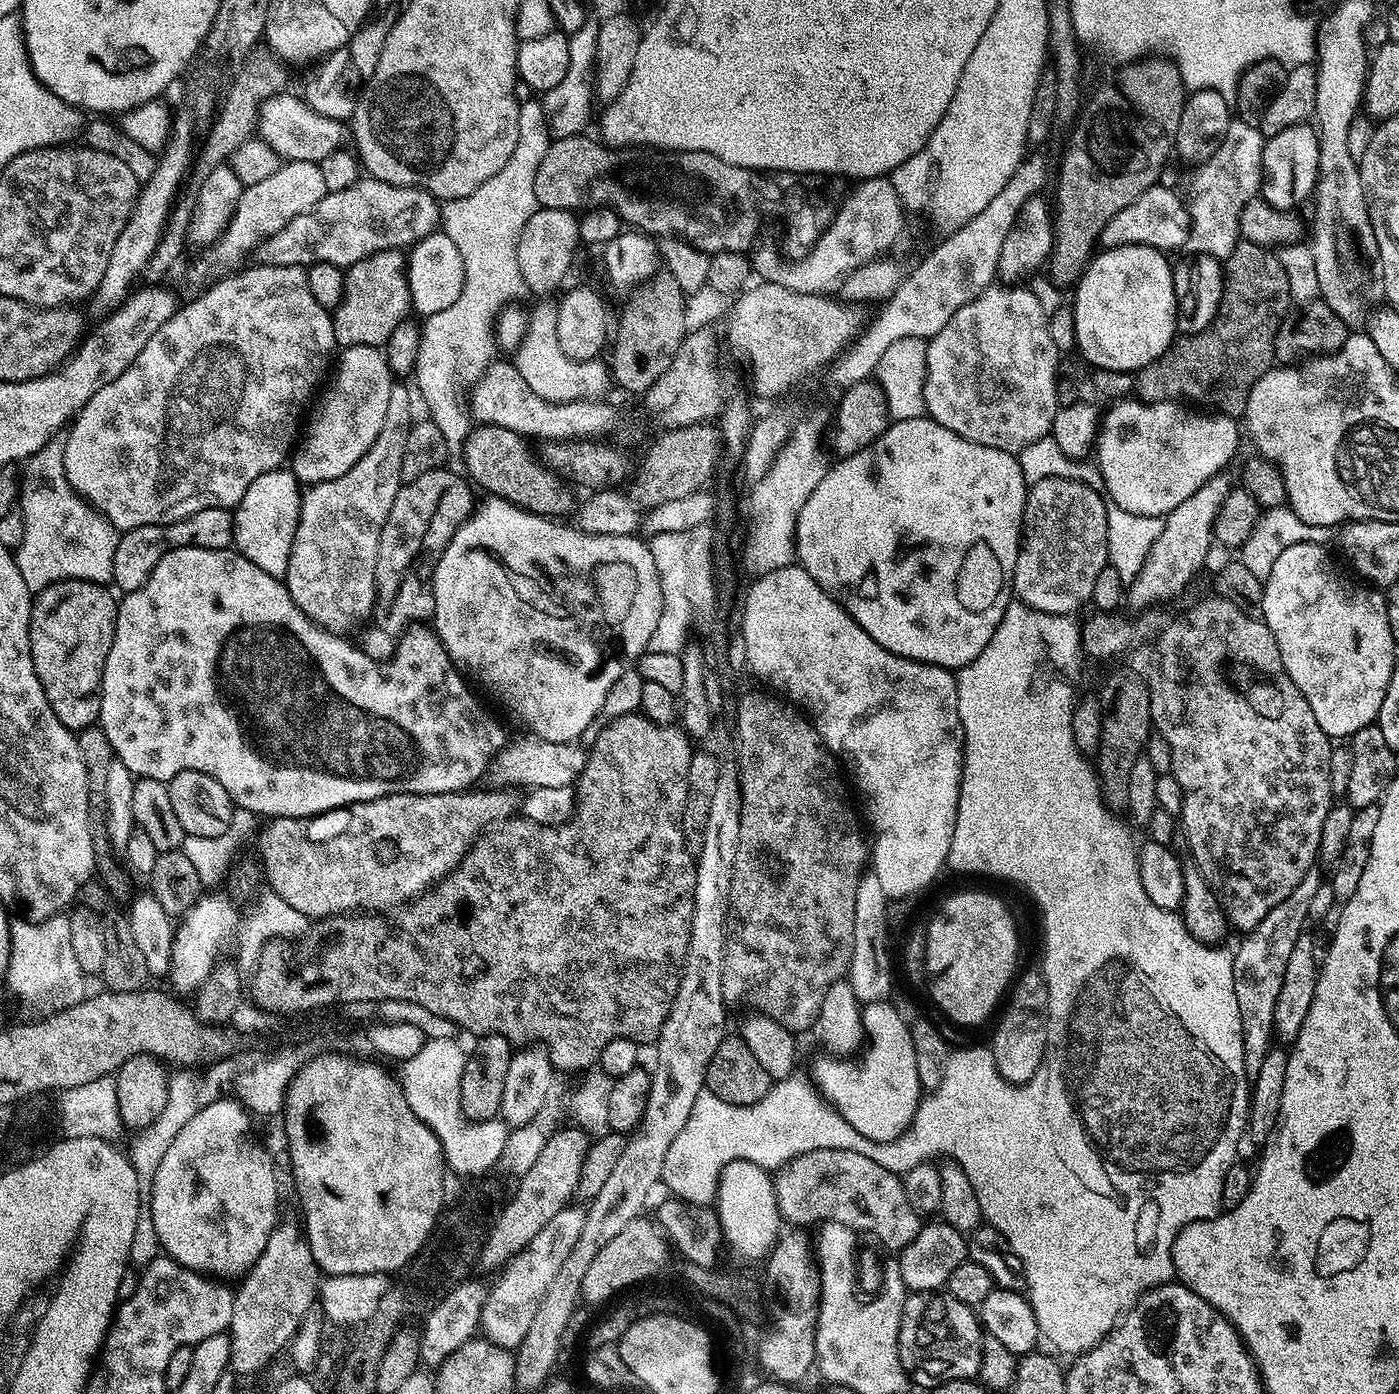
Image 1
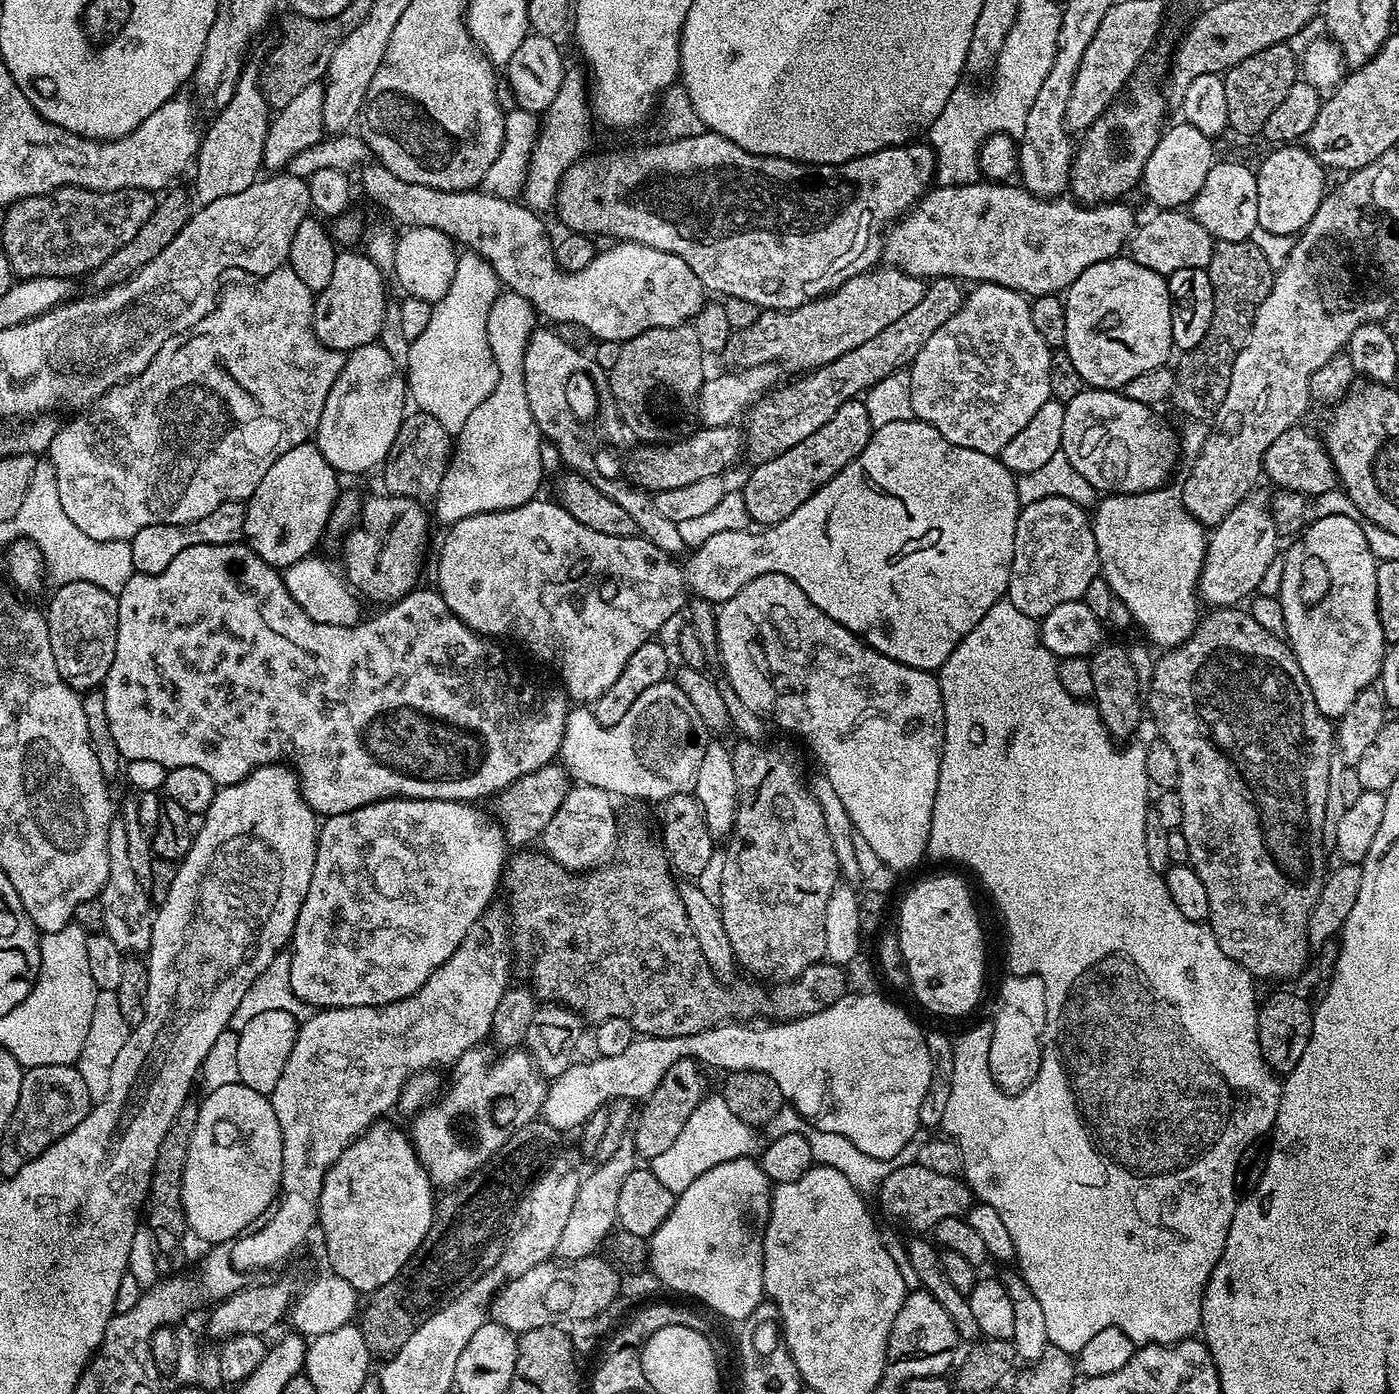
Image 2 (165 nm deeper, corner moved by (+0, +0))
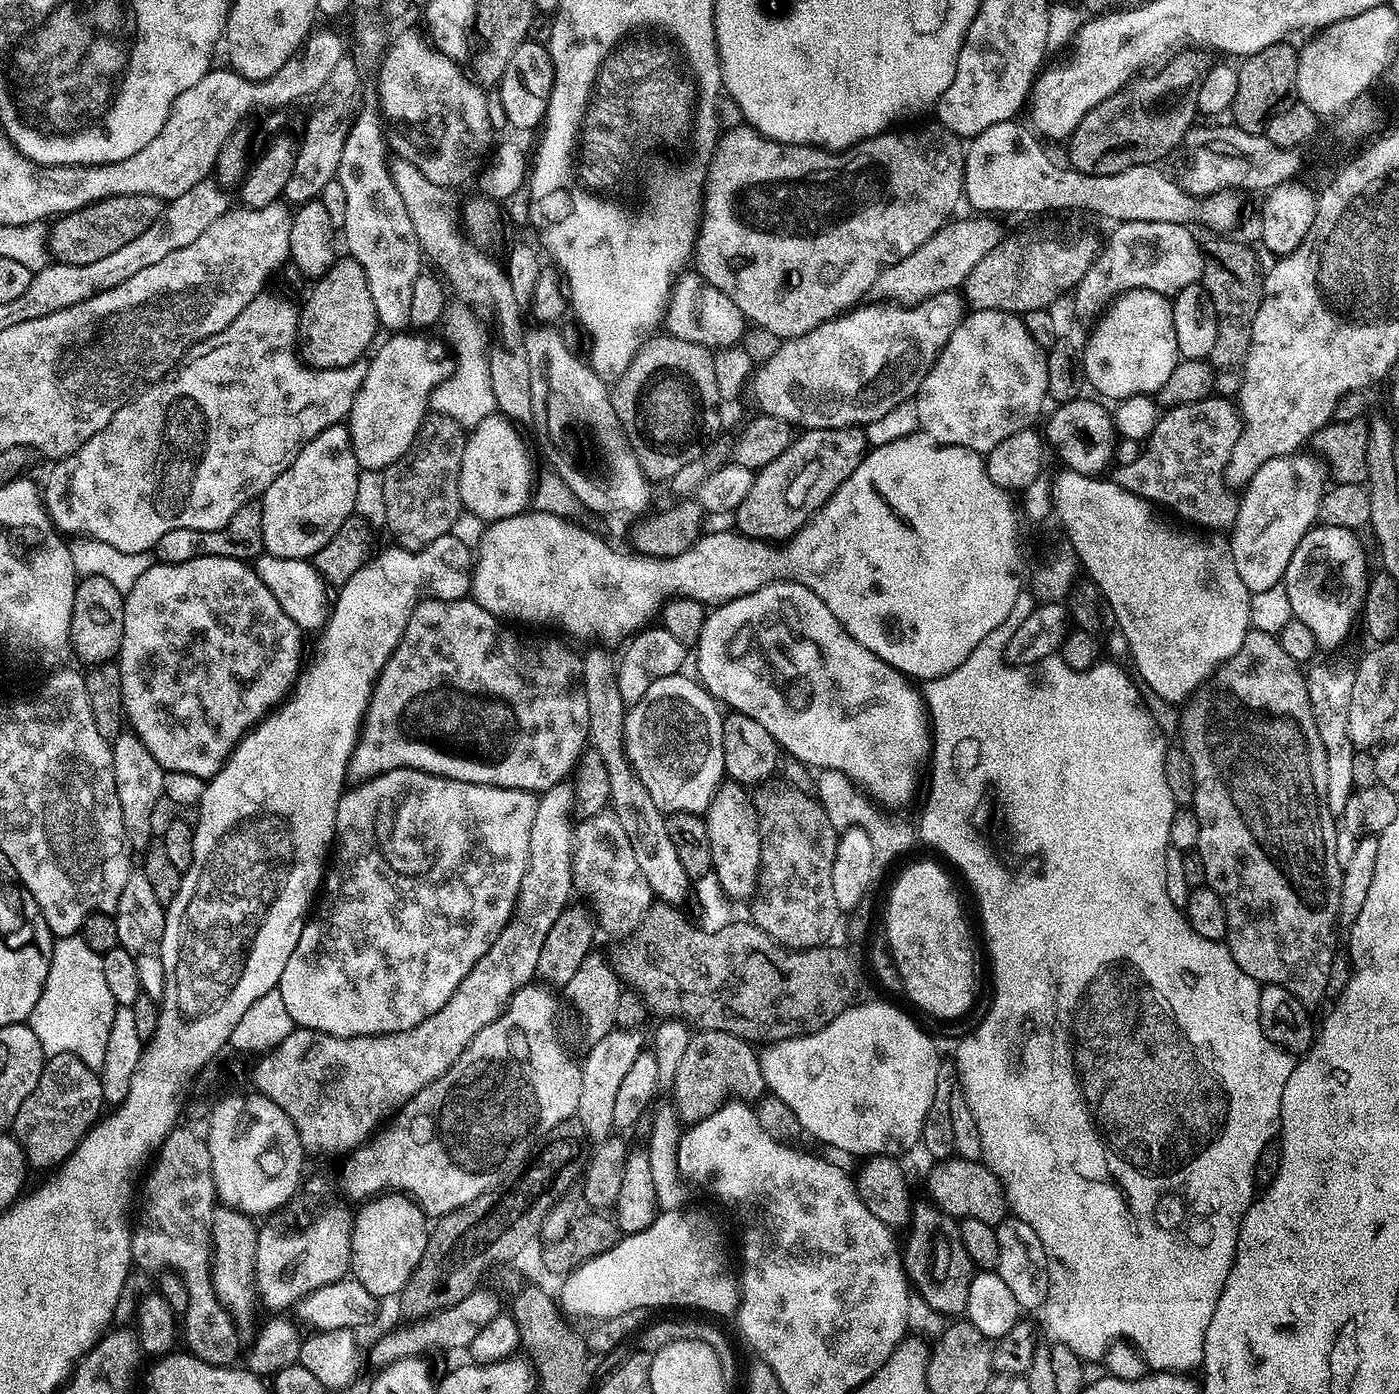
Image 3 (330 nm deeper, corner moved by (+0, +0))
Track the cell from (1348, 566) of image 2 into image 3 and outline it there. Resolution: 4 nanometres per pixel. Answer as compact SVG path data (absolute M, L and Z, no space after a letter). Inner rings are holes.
M1325 524L1323 526L1314 526L1302 538L1302 542L1298 542L1298 546L1294 550L1294 558L1290 558L1290 566L1286 570L1282 583L1285 586L1286 594L1289 595L1290 606L1292 607L1292 615L1295 619L1301 620L1306 626L1312 628L1313 633L1316 635L1317 641L1324 642L1329 640L1330 643L1336 644L1348 632L1348 627L1352 624L1352 619L1357 619L1358 613L1361 611L1364 603L1364 591L1368 588L1370 579L1370 567L1368 568L1368 560L1364 557L1364 548L1360 545L1359 535L1355 531L1348 531L1338 526Z

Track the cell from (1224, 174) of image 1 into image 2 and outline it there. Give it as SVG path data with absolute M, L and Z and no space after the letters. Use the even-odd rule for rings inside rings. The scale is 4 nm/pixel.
M1160 210L1156 214L1133 231L1130 237L1132 259L1150 270L1161 272L1165 277L1179 268L1207 268L1212 257L1214 237L1187 211Z

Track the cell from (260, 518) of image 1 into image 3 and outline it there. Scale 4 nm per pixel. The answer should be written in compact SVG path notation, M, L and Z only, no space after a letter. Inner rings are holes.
M343 423L334 424L326 430L322 430L322 432L315 436L314 439L310 442L306 442L302 446L298 458L294 458L294 462L290 462L290 466L286 470L282 470L282 474L278 474L278 478L274 478L274 482L270 482L270 486L264 491L263 496L259 497L260 505L262 506L262 542L264 543L264 552L270 555L277 555L278 558L300 560L308 560L309 558L312 558L315 553L326 544L326 542L330 541L330 538L334 537L338 528L342 526L342 522L345 522L348 518L354 515L360 471L361 466L358 462L358 458L354 454L351 434Z

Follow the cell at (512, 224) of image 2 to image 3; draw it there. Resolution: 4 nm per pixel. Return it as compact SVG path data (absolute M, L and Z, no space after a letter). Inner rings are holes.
M688 270L677 279L669 301L667 335L677 336L686 342L701 344L709 350L737 347L746 333L746 321L742 310L714 286L704 281L703 276Z

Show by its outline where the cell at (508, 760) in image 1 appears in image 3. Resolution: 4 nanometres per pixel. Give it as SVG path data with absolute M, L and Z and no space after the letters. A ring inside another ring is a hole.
M684 675L658 678L641 700L625 711L624 748L661 812L704 814L726 780L722 750L725 713L699 679Z

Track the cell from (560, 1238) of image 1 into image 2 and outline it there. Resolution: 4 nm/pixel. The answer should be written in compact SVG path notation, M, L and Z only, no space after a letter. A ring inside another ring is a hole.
M625 1138L618 1150L610 1157L600 1160L592 1173L585 1175L580 1181L580 1189L574 1198L574 1206L570 1211L562 1236L555 1248L555 1255L567 1262L593 1255L605 1243L609 1233L617 1227L616 1211L618 1210L618 1193L622 1191L622 1182L637 1167L638 1153L631 1139Z

